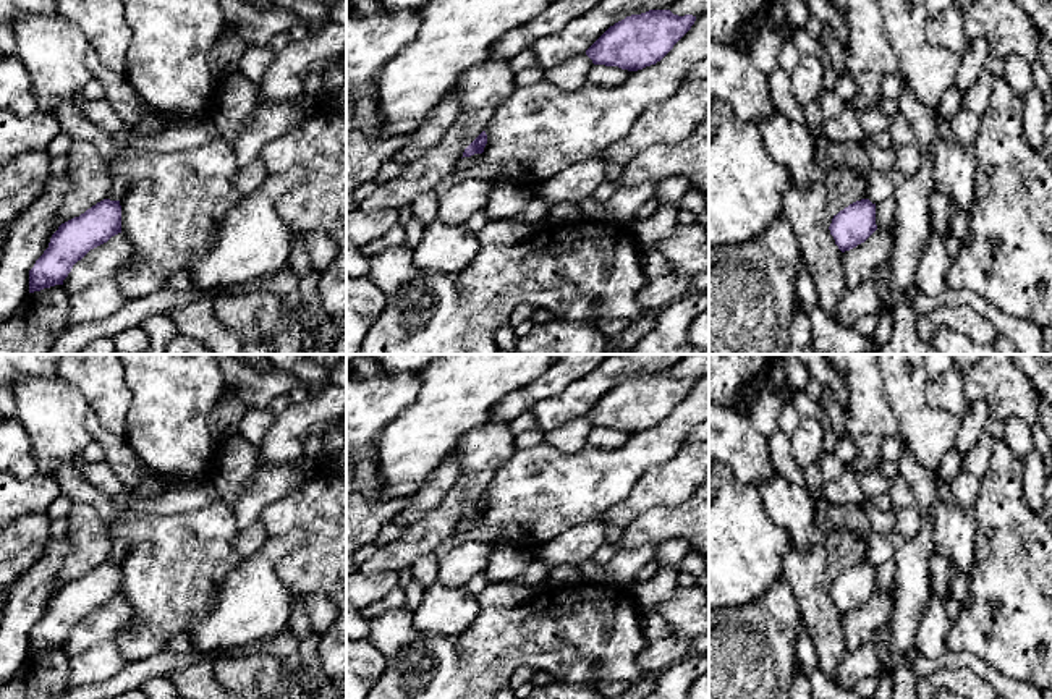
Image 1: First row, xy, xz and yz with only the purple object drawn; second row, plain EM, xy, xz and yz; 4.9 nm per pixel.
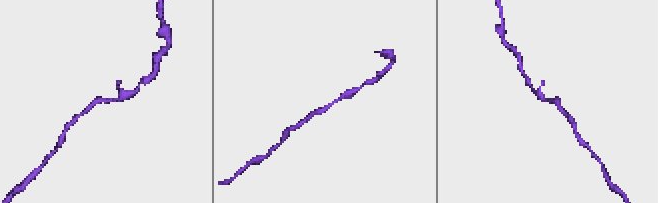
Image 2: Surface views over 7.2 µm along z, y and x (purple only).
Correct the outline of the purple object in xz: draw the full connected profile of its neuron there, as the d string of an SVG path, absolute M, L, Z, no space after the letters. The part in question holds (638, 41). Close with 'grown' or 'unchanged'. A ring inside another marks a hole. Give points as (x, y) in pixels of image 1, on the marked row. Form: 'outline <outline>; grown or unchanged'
outline M649 10L610 26L588 50L594 65L638 71L660 61L691 29L696 16Z; unchanged

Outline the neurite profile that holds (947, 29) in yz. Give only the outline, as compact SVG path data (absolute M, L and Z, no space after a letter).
M952 2L940 15L929 16L926 24L927 39L958 57L966 52L965 15L960 3Z

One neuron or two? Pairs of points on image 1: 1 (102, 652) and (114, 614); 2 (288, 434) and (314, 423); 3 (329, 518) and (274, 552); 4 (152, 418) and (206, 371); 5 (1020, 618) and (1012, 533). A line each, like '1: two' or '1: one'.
1: two
2: one
3: two
4: one
5: one

